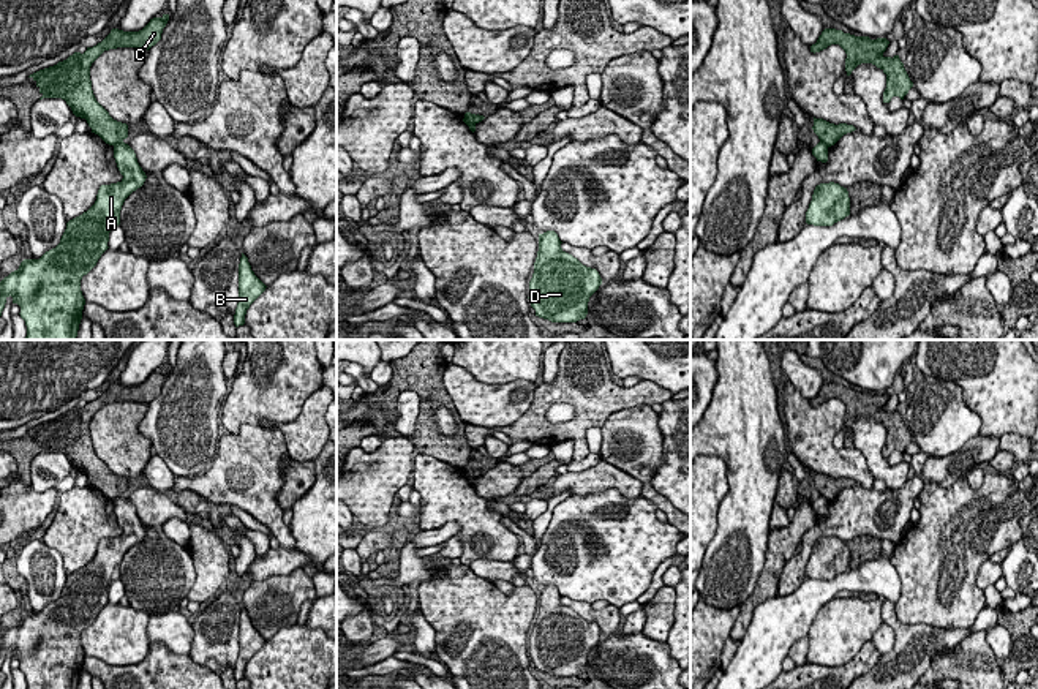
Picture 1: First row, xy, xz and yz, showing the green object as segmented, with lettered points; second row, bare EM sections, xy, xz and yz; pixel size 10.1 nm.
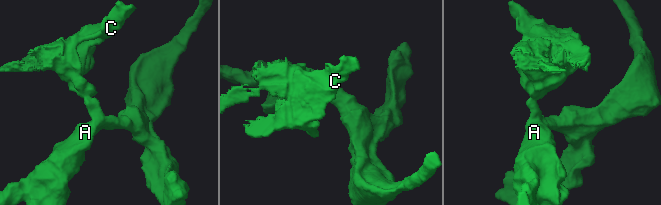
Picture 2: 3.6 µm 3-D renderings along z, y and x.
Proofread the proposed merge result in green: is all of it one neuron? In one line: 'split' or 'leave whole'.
split

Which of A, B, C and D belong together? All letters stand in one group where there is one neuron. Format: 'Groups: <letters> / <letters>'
Groups: A B D / C

